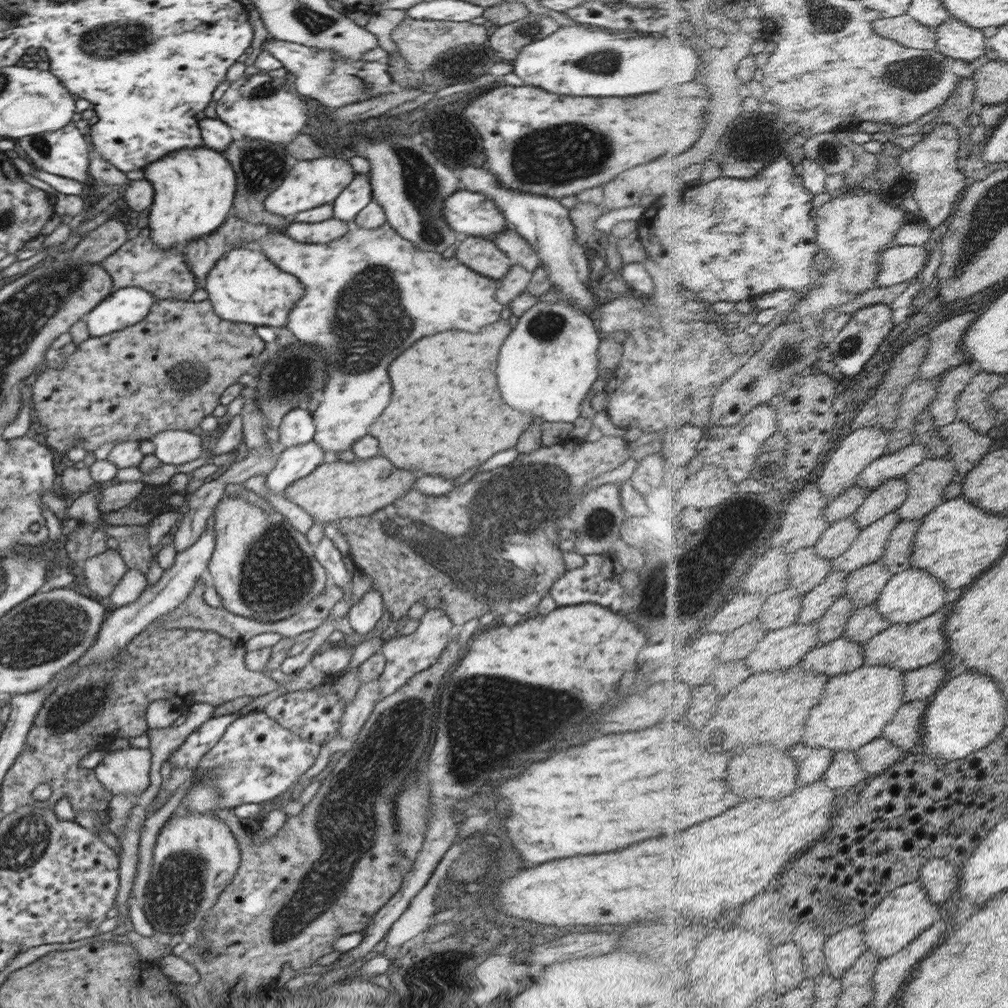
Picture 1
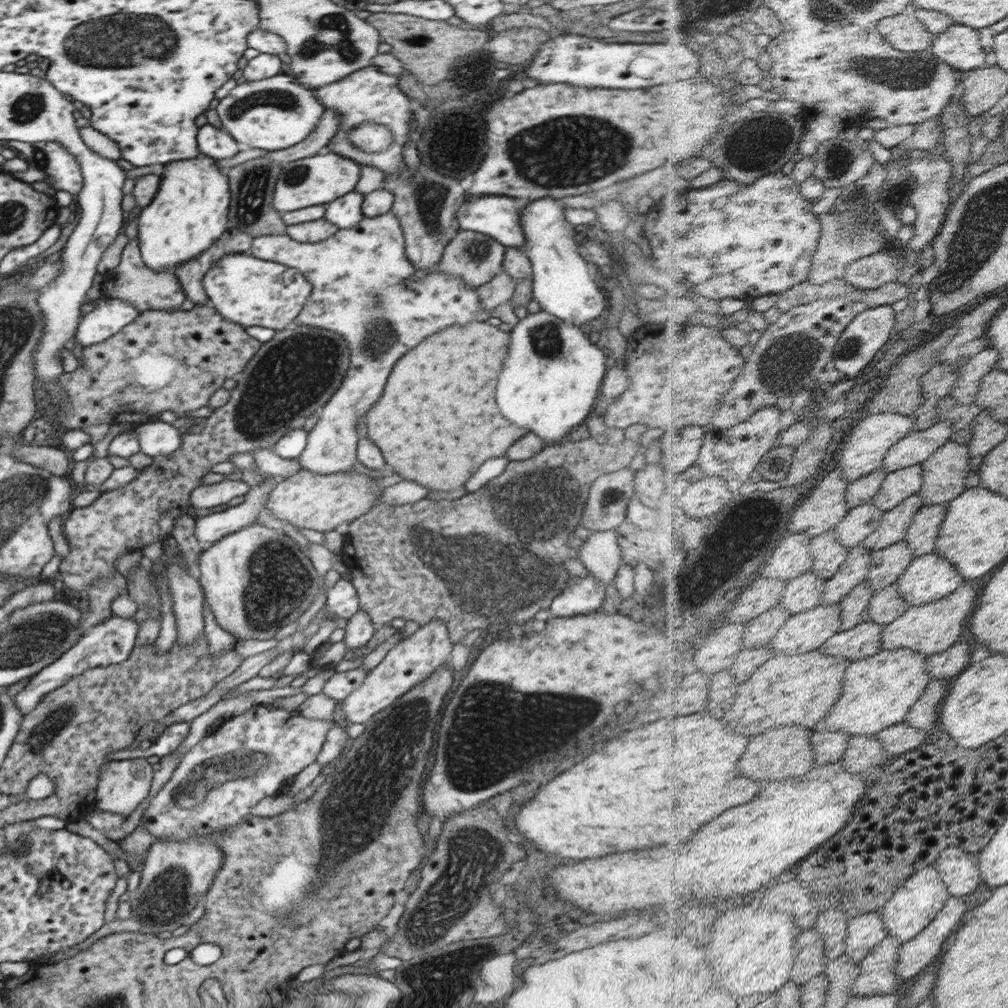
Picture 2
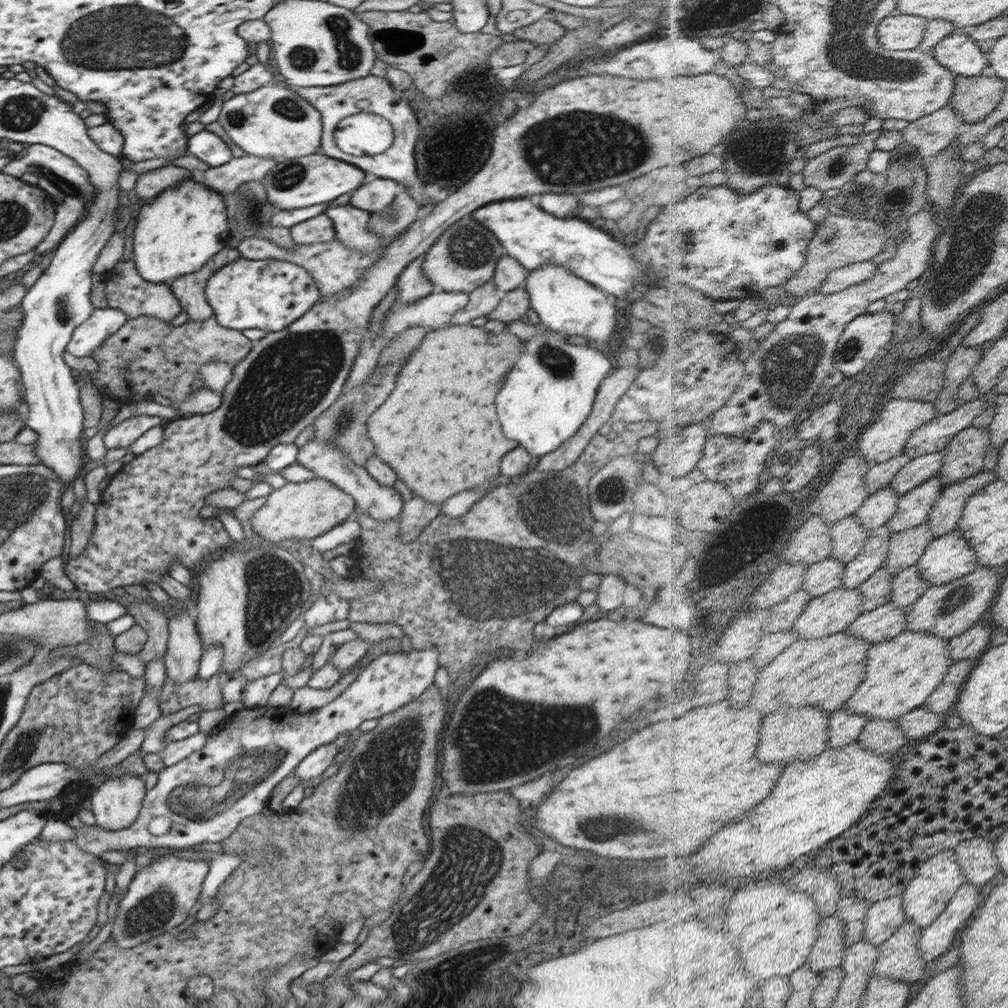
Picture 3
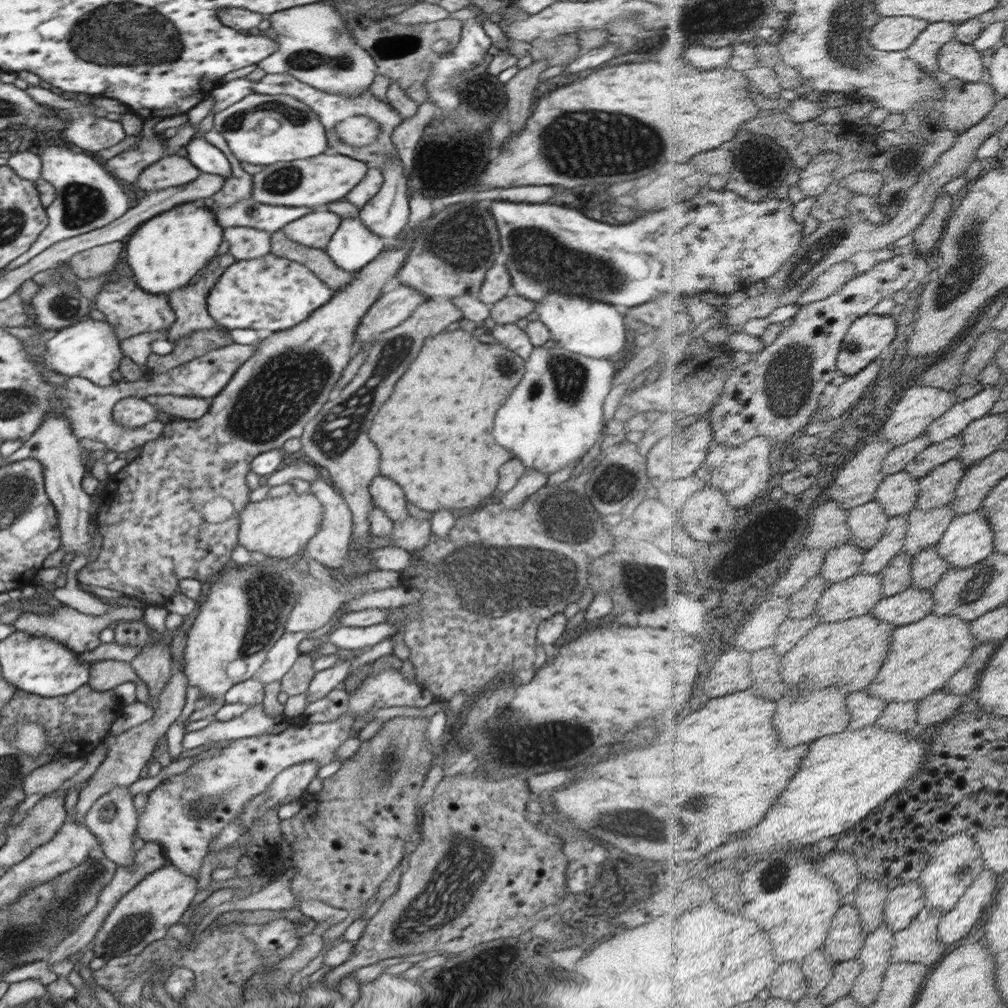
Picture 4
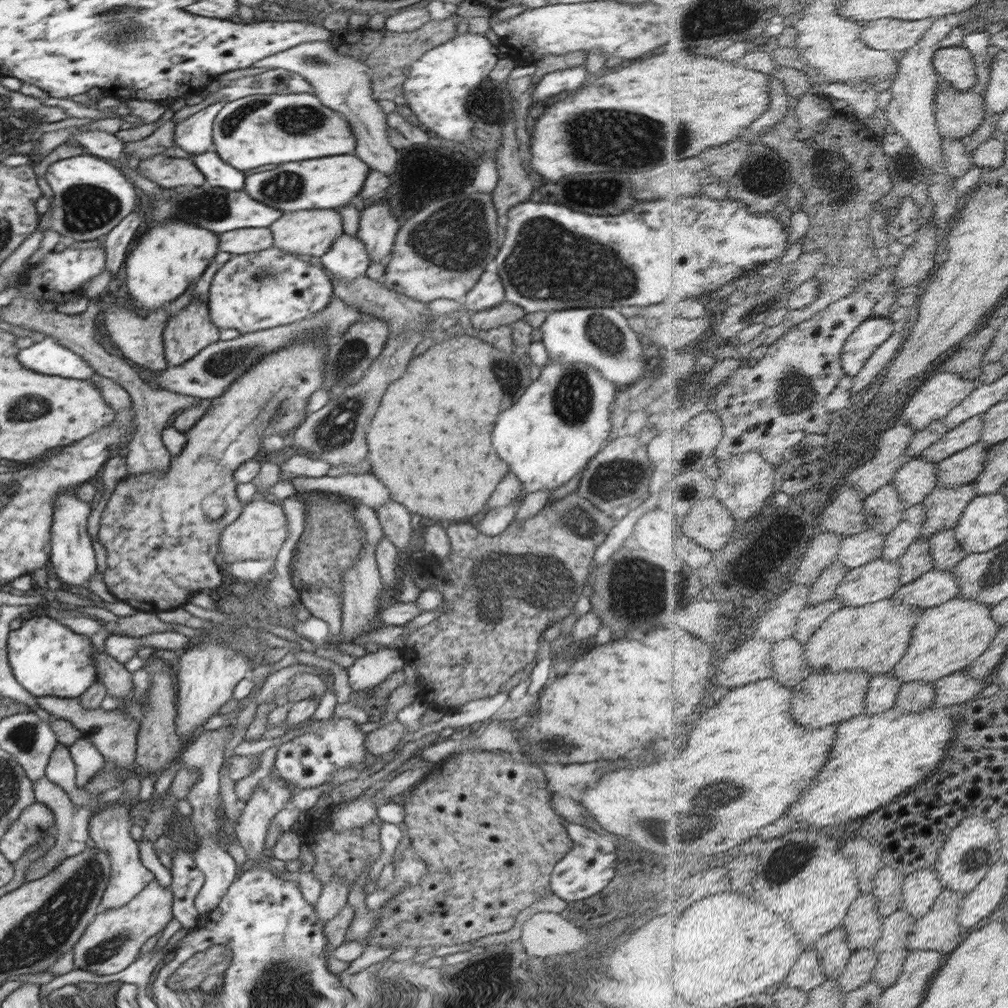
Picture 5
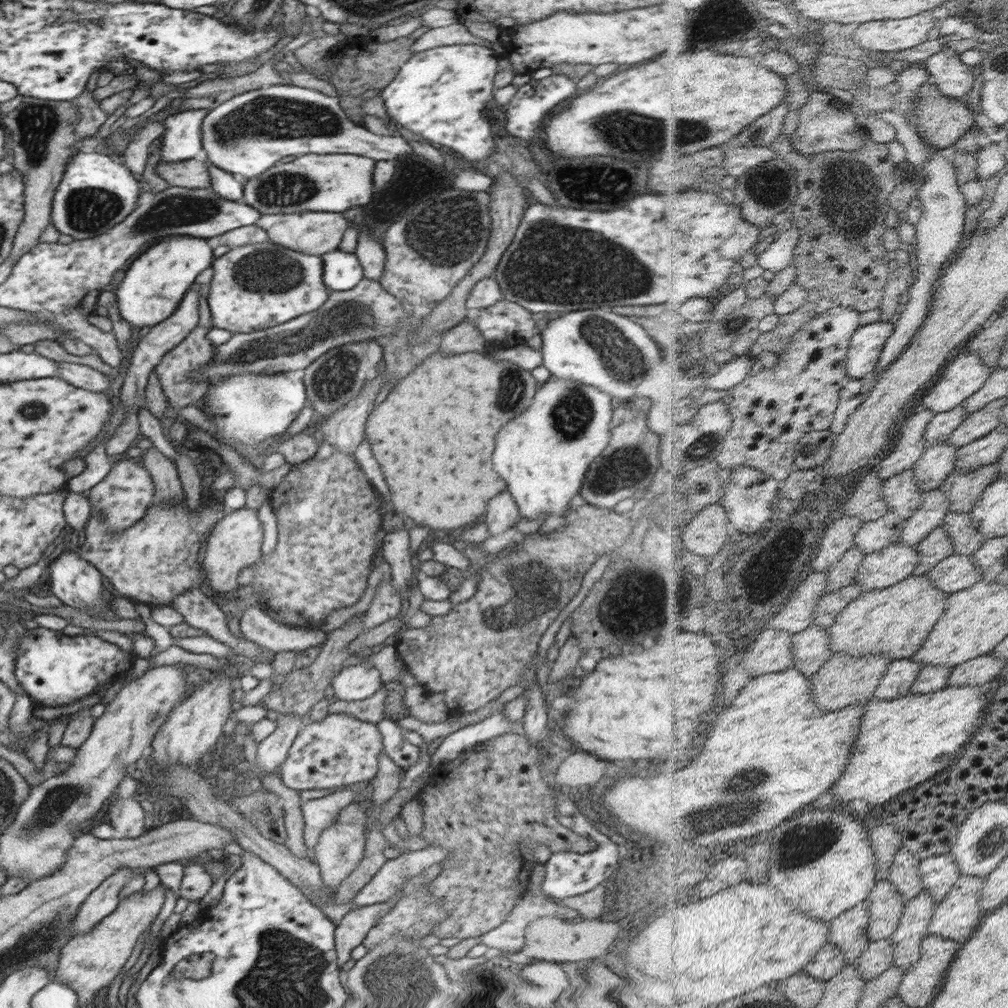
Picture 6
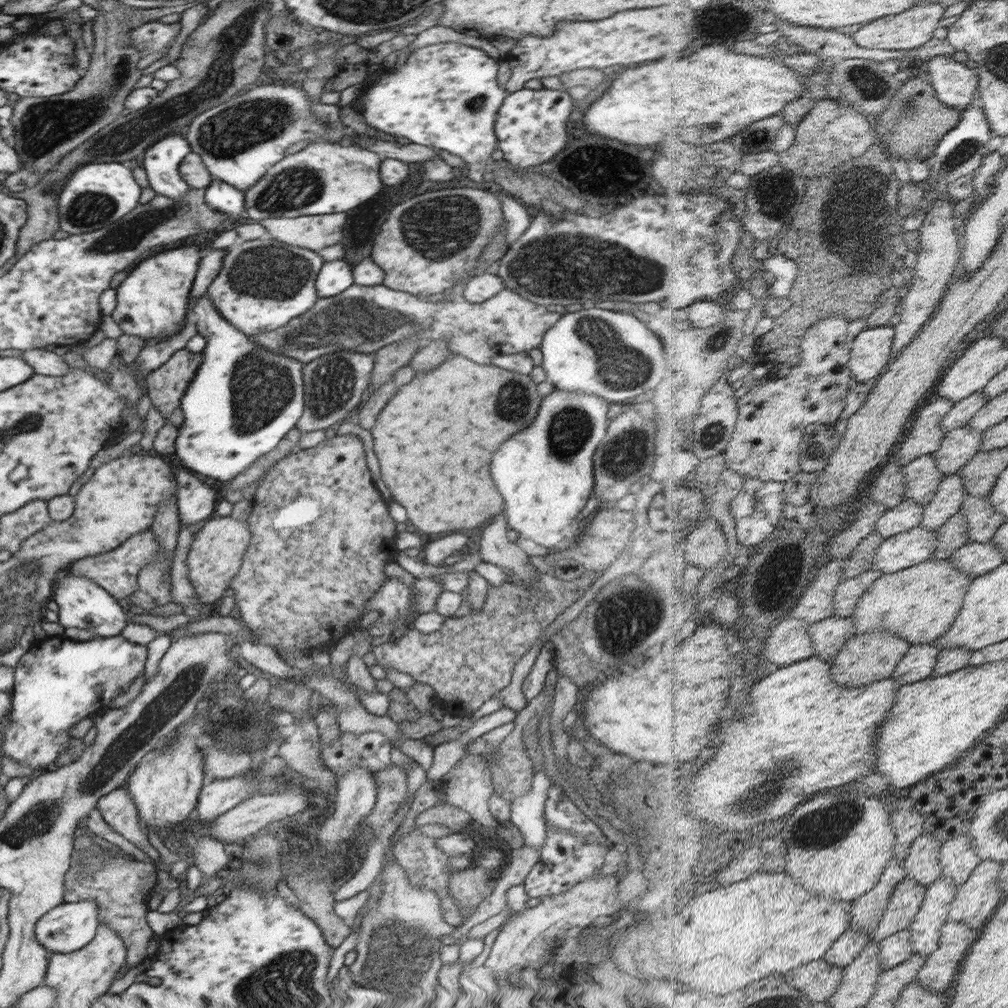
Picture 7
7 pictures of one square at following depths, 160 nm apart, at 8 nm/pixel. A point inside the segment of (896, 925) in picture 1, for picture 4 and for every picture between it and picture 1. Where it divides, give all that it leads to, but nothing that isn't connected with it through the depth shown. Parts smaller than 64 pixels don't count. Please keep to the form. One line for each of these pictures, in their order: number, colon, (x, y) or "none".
2: (913, 909)
3: (937, 883)
4: (951, 872)

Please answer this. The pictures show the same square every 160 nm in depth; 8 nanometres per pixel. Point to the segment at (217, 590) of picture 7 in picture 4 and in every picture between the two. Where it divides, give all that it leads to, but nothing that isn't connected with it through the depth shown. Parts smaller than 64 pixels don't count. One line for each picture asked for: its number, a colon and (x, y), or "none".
4: (278, 527)
5: (259, 533)
6: (235, 542)

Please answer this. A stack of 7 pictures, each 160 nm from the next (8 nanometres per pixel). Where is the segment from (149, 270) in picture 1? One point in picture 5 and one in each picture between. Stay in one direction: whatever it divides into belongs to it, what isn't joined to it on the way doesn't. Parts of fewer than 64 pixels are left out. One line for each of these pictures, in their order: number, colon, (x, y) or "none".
2: (132, 280)
3: (125, 289)
4: (131, 311)
5: (138, 337)

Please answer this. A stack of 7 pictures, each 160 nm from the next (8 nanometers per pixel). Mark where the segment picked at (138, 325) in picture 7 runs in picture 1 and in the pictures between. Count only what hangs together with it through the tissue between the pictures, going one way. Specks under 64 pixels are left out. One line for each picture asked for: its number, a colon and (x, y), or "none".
1: (193, 189)
2: (190, 212)
3: (187, 224)
4: (164, 253)
5: (160, 265)
6: (153, 286)

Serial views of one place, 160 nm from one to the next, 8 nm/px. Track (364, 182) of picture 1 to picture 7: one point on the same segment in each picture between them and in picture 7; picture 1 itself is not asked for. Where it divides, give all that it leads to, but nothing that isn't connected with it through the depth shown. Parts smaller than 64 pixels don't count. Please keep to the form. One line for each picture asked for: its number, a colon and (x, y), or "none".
2: (346, 212)
3: (351, 224)
4: (353, 245)
5: (347, 258)
6: (342, 270)
7: (334, 277)

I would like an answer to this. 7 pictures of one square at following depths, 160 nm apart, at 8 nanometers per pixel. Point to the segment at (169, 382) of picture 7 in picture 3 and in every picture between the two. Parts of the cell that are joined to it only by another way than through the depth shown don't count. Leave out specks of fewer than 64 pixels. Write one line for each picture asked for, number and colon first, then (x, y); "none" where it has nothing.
3: (189, 289)
4: (189, 303)
5: (190, 330)
6: (174, 371)

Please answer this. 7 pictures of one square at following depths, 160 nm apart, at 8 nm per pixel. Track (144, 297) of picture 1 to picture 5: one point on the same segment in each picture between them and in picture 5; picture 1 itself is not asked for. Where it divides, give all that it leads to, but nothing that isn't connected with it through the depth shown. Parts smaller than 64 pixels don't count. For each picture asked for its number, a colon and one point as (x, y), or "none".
2: (110, 316)
3: (103, 322)
4: (89, 349)
5: (47, 357)

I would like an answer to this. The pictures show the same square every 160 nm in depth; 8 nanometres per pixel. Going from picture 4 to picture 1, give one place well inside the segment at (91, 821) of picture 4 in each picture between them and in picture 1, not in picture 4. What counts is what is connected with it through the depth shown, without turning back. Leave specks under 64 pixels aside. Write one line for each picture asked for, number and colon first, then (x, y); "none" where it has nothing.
1: (126, 771)
2: (123, 784)
3: (115, 803)

